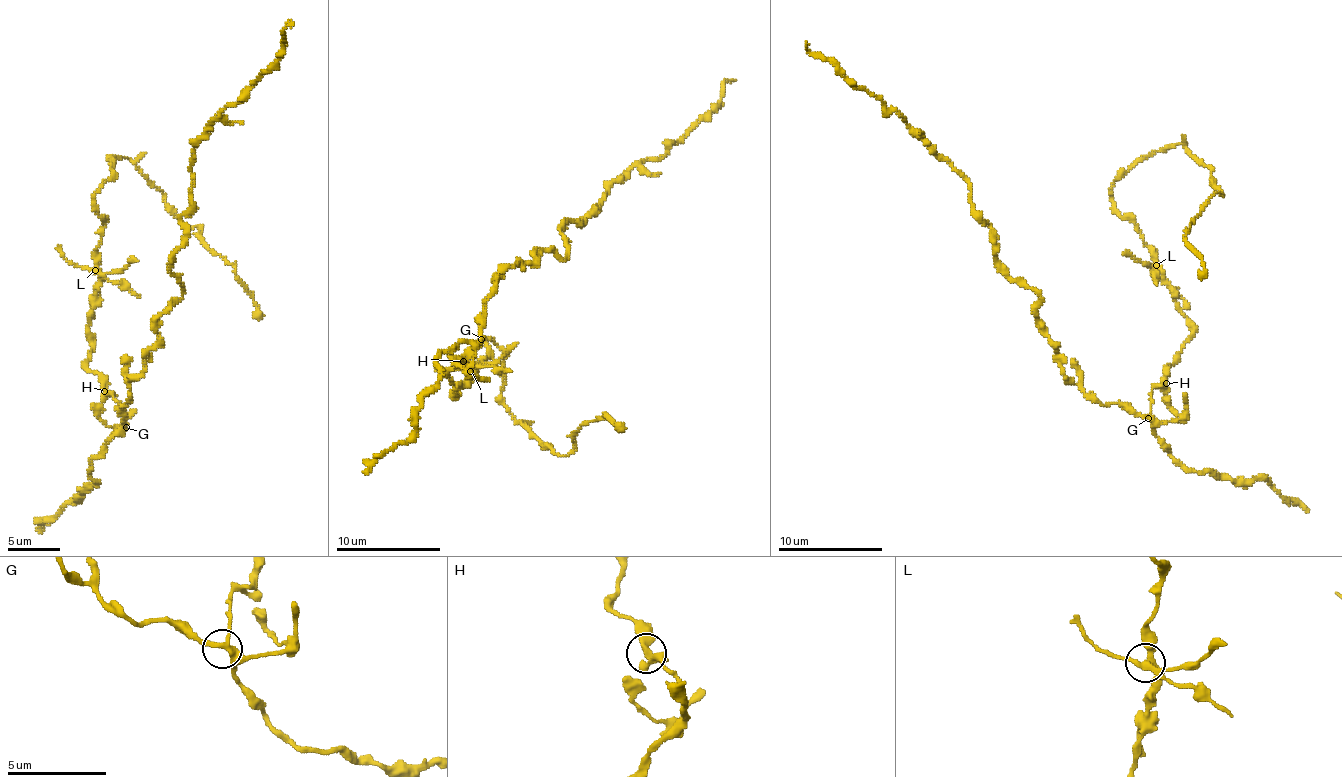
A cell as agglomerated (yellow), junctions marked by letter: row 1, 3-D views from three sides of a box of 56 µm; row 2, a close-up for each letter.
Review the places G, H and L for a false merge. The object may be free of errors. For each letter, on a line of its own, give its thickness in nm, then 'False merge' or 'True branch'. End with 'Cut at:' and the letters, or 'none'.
G: Thickness 280 nm. True branch
H: Thickness 320 nm. True branch
L: Thickness 280 nm. False merge
Cut at: L

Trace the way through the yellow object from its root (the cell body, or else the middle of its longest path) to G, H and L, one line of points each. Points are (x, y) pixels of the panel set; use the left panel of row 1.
G: (116, 402), (123, 412), (126, 427)
H: (116, 402), (104, 391)
L: (116, 402), (104, 381), (87, 367), (92, 344), (88, 322), (101, 275), (95, 269)

